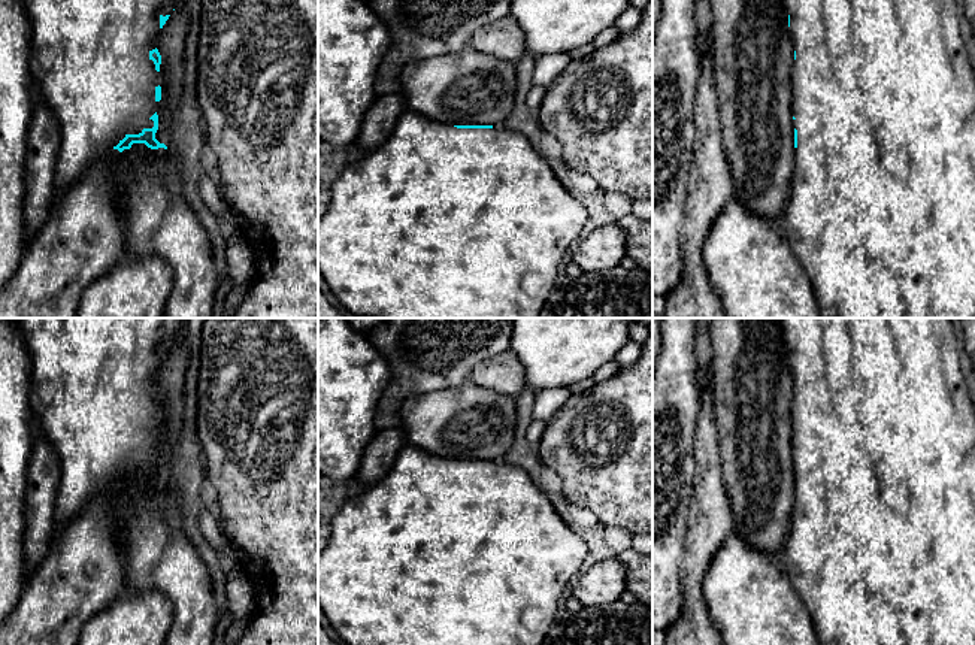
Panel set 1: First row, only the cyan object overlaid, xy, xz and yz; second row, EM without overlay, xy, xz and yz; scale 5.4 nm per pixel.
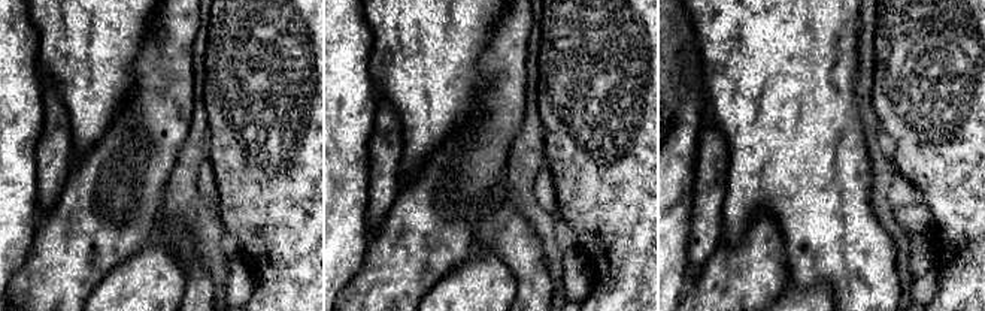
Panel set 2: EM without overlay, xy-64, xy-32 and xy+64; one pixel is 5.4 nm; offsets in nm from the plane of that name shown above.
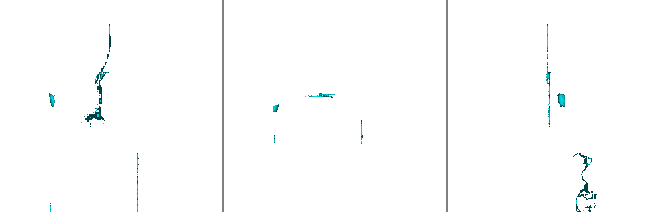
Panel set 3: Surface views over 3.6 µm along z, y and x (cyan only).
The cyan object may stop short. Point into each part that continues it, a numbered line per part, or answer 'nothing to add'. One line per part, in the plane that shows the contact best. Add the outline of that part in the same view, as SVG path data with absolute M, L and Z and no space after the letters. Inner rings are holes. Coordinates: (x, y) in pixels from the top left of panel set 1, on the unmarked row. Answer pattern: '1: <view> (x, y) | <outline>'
1: xy (90, 378) | M13 318L30 357L30 408L40 420L42 433L60 457L61 481L55 500L55 530L82 512L102 491L116 491L113 484L127 469L154 461L151 451L160 442L155 423L160 408L149 387L160 366L160 351L170 349L187 318Z

